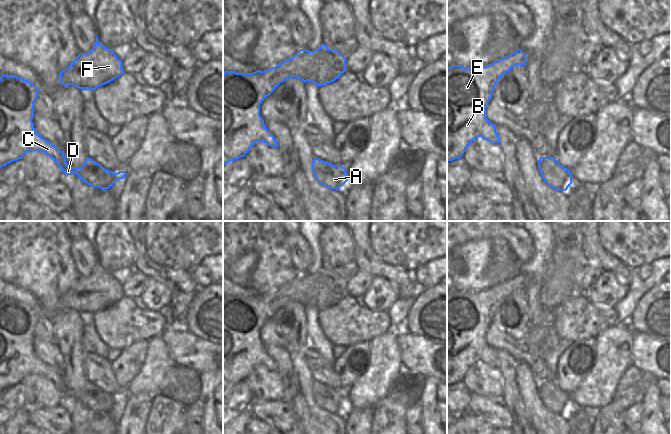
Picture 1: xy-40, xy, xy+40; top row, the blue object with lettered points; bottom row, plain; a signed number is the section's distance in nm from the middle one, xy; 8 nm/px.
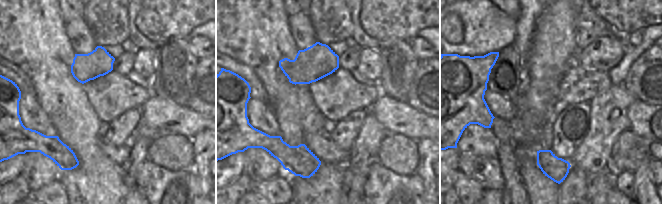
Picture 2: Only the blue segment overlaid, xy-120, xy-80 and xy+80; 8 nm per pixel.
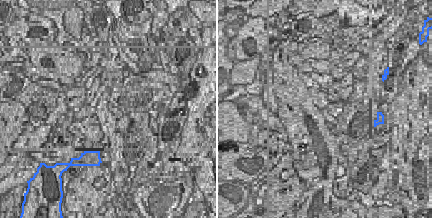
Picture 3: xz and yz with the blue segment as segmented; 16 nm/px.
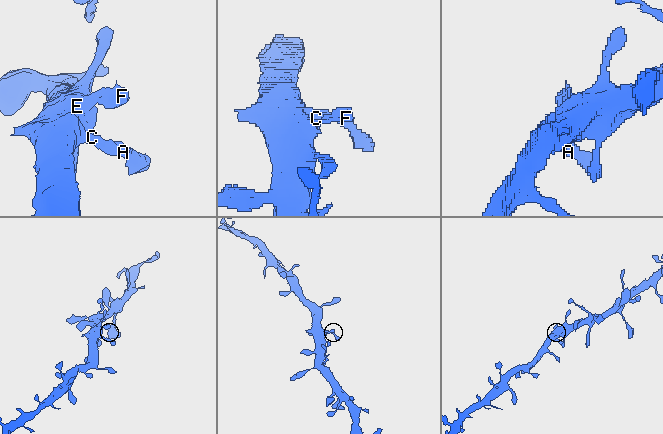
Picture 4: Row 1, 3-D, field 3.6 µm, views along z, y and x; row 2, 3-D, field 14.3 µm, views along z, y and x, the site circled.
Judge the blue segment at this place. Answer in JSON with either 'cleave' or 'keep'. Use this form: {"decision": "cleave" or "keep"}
{"decision": "keep"}

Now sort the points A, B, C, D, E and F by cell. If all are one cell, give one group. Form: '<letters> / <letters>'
A B C D E F

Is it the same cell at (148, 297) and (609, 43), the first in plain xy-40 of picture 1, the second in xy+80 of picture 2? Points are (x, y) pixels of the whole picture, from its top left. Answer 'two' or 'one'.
one

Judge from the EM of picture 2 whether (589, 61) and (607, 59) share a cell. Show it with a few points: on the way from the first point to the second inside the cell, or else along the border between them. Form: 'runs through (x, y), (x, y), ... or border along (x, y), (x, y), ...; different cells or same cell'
runs through (593, 59), (603, 59); same cell

